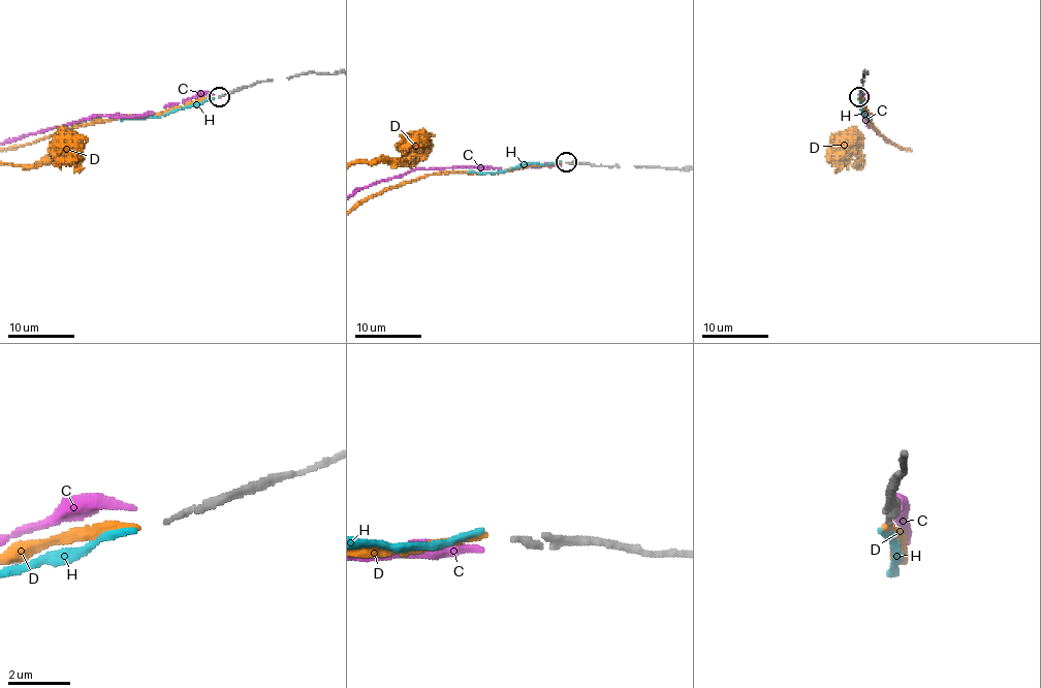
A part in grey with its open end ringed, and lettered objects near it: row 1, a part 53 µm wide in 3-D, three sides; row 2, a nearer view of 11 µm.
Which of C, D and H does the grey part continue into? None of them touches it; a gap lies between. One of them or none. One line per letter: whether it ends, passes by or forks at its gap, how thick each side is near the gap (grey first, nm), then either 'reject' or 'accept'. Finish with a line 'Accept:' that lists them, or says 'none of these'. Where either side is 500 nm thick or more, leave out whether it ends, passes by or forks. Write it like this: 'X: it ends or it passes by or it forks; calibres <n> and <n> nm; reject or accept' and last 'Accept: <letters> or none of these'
C: it ends; calibres 190 and 220 nm; reject
D: it ends; calibres 190 and 220 nm; accept
H: it ends; calibres 190 and 200 nm; reject
Accept: D

